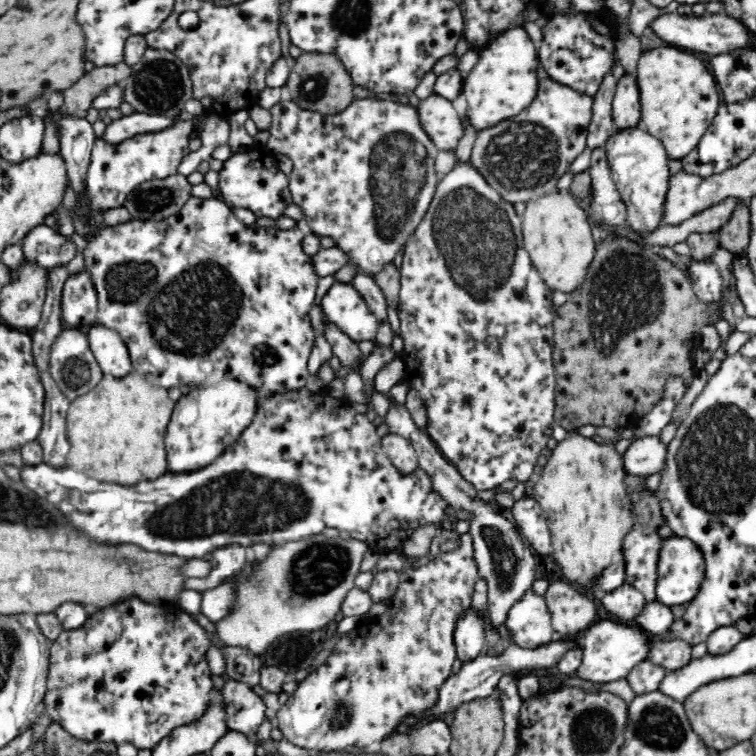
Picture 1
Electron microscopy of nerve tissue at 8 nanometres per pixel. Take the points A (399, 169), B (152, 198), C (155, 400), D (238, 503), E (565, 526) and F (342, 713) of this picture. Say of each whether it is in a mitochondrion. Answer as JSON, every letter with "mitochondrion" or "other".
{"A":"mitochondrion","B":"mitochondrion","C":"other","D":"mitochondrion","E":"other","F":"mitochondrion"}

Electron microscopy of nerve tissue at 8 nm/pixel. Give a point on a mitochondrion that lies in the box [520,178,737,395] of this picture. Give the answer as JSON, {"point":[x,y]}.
{"point":[626,293]}

